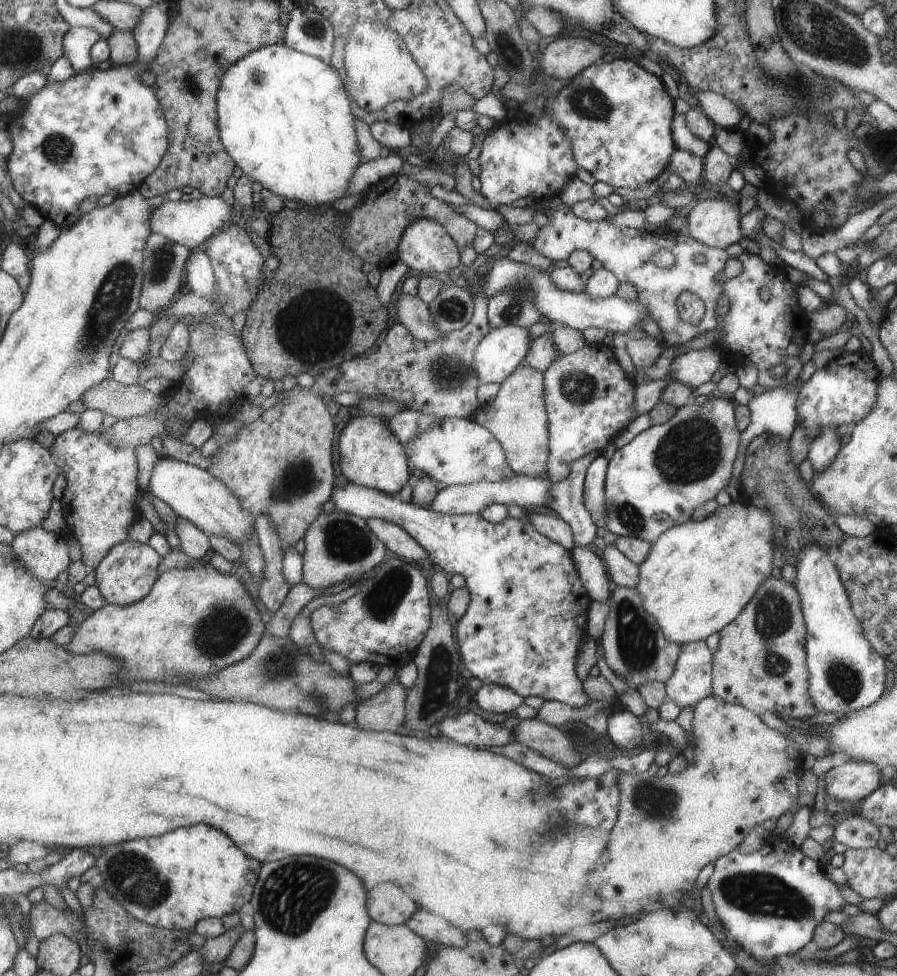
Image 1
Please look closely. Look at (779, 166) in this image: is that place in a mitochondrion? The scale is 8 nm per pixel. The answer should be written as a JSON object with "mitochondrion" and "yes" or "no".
{"mitochondrion":"no"}

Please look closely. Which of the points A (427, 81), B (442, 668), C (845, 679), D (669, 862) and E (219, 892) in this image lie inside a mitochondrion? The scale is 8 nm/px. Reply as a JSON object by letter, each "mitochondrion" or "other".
{"A":"other","B":"mitochondrion","C":"mitochondrion","D":"other","E":"other"}

